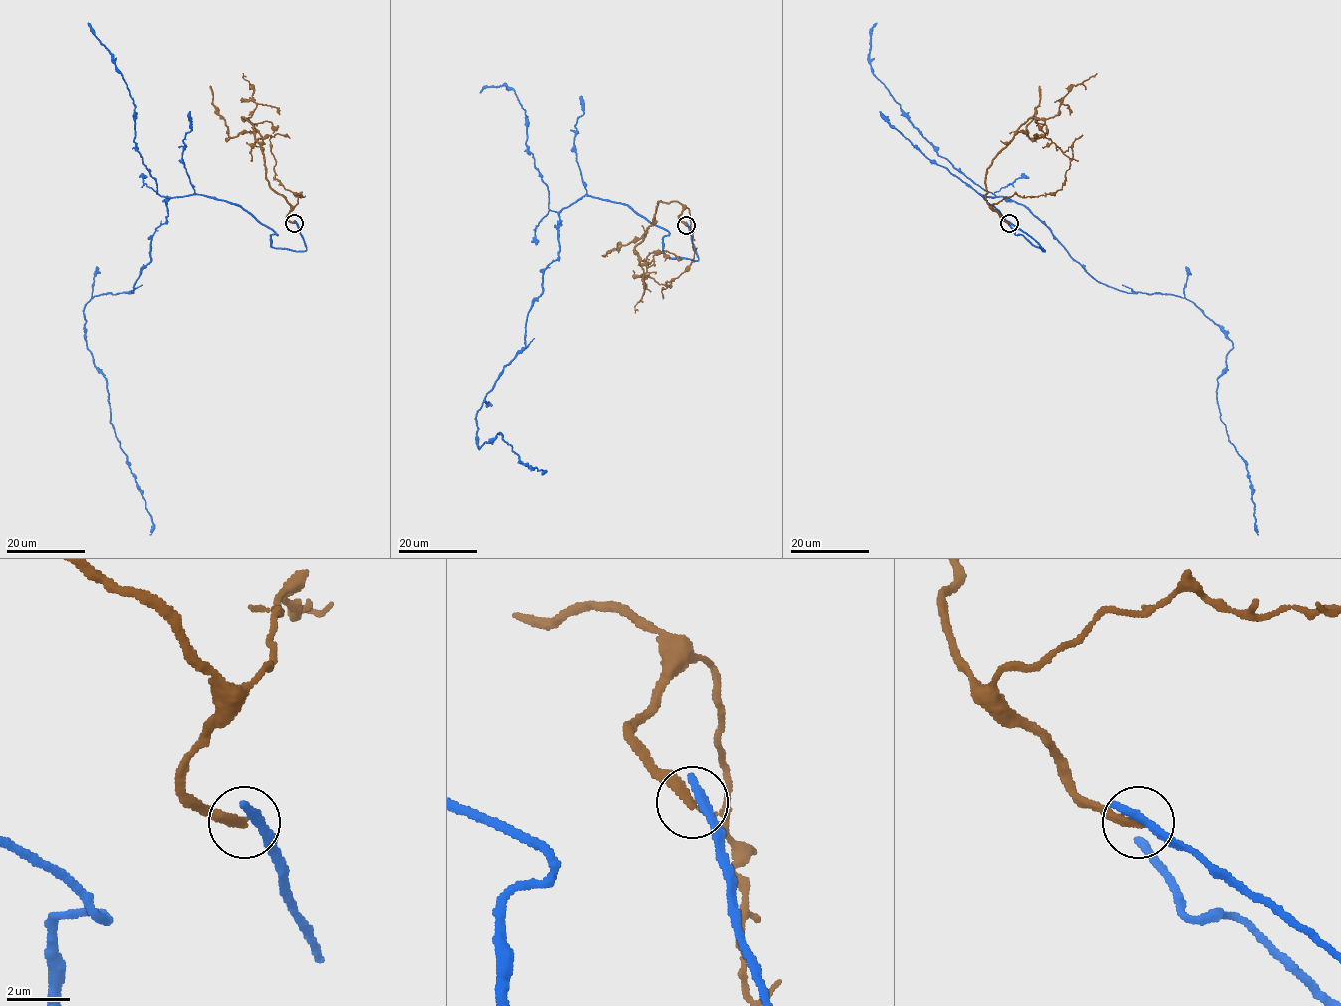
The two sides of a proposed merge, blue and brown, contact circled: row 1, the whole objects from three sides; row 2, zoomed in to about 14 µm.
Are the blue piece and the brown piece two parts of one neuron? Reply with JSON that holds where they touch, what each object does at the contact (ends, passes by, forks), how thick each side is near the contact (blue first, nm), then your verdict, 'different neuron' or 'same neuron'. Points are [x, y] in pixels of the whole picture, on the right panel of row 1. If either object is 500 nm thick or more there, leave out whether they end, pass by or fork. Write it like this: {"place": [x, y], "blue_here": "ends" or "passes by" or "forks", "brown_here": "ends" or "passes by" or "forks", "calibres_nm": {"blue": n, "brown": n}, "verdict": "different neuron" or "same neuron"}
{"place": [1009, 223], "blue_here": "ends", "brown_here": "ends", "calibres_nm": {"blue": 360, "brown": 280}, "verdict": "different neuron"}

